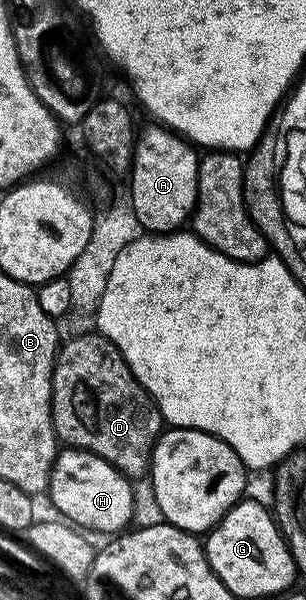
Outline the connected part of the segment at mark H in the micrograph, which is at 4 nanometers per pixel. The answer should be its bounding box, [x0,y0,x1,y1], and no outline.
[48,449,134,533]

